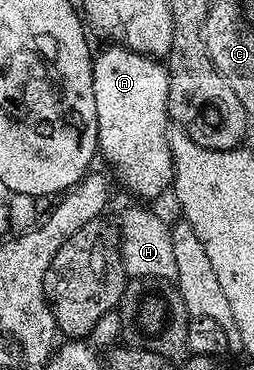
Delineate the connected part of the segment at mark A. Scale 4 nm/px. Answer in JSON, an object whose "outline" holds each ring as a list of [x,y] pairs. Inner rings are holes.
{"outline":[[[109,45],[106,51],[101,51],[92,56],[93,60],[93,92],[95,93],[95,113],[97,114],[97,145],[100,158],[105,158],[107,162],[117,166],[117,175],[121,178],[121,183],[133,195],[138,195],[138,200],[157,199],[164,191],[168,192],[173,186],[173,154],[169,148],[169,132],[171,130],[171,120],[169,117],[169,106],[167,105],[167,89],[169,88],[169,69],[160,58],[152,55],[141,55],[138,51],[132,51],[130,47],[120,45]]]}

